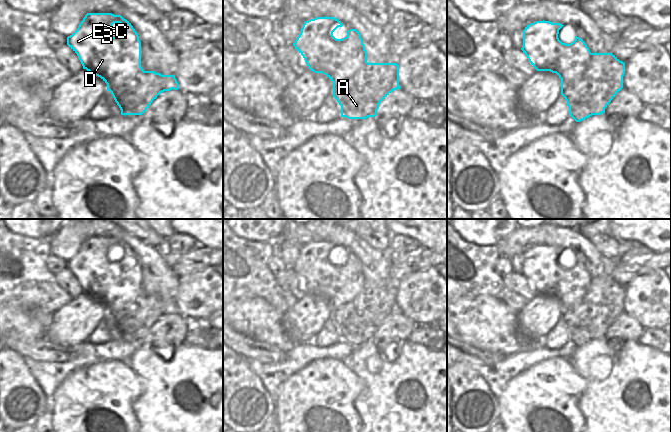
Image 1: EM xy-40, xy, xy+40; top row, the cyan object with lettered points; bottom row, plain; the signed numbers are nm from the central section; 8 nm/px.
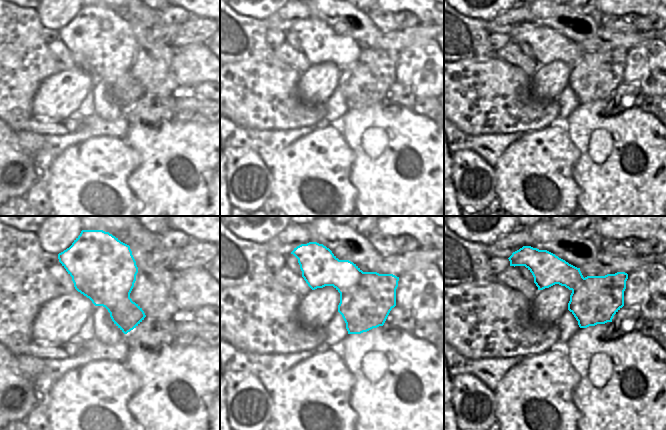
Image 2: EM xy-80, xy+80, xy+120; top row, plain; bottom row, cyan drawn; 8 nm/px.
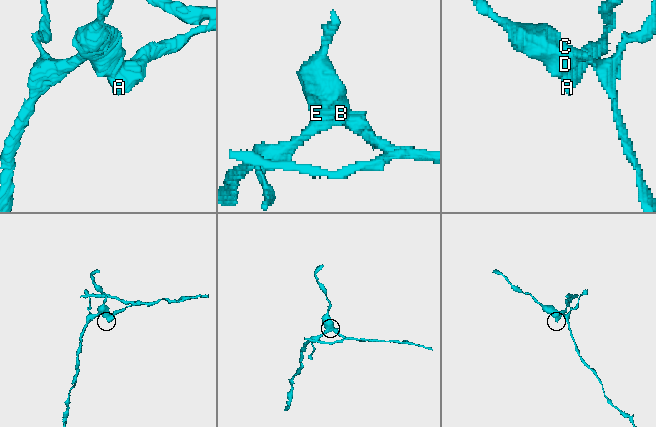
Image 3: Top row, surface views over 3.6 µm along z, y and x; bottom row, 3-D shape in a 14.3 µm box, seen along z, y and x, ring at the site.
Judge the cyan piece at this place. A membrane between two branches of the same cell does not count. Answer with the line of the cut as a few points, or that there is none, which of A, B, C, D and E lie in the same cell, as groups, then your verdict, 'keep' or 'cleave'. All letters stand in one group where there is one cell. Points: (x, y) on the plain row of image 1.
cut xy (369, 287), (355, 302), (349, 299), (342, 299), (333, 309); groups A / B C D E; cleave

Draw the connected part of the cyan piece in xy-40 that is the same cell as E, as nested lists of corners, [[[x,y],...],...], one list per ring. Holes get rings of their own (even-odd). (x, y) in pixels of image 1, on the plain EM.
[[[87,237],[77,254],[67,261],[67,269],[77,278],[83,293],[100,301],[107,309],[112,309],[118,299],[126,299],[130,303],[135,301],[141,294],[141,266],[131,247],[121,239],[112,237]],[[114,247],[123,250],[123,256],[118,261],[110,261],[107,256]]]

